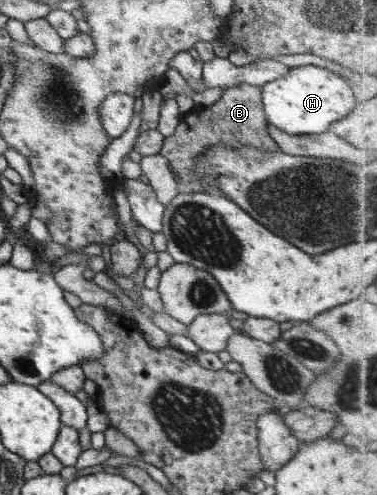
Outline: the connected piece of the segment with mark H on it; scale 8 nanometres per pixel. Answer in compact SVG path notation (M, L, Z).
M315 65L292 67L283 77L259 87L266 124L293 135L318 134L328 130L333 122L344 118L352 110L358 98L353 89L348 81L333 71L332 66L321 68Z

